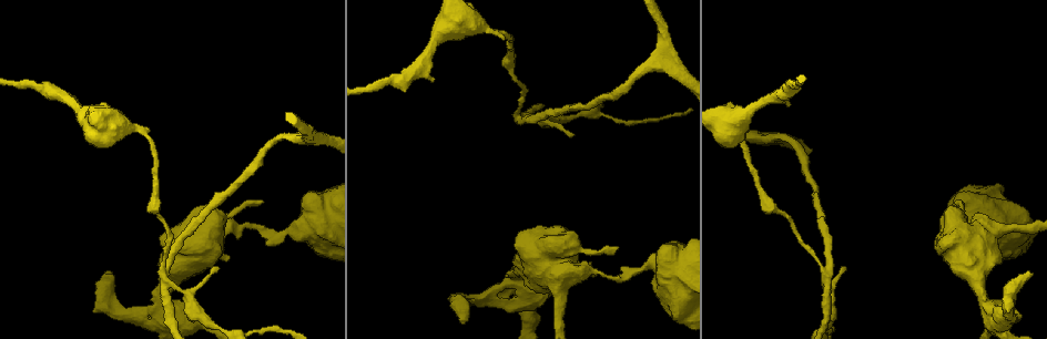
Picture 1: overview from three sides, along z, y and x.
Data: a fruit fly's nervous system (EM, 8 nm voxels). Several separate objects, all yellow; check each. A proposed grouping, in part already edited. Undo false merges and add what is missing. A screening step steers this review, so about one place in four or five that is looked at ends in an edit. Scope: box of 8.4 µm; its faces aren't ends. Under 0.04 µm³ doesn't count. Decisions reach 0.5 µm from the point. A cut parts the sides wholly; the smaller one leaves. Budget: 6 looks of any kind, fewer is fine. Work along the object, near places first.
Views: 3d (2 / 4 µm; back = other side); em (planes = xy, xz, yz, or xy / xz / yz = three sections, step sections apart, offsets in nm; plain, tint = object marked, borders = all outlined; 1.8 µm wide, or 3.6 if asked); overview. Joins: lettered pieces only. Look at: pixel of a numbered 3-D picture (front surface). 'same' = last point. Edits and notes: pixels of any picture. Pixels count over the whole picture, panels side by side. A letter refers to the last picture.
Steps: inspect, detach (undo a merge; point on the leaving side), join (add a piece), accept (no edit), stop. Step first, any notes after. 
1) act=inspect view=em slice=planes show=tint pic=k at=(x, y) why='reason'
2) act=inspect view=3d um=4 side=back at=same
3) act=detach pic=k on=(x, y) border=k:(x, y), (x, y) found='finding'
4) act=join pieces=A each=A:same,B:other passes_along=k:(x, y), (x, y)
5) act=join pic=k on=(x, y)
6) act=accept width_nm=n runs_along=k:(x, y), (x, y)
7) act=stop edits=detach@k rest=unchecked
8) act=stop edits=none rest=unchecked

act=inspect view=em um=3.6 slice=planes show=tint pic=1 at=(568, 273)

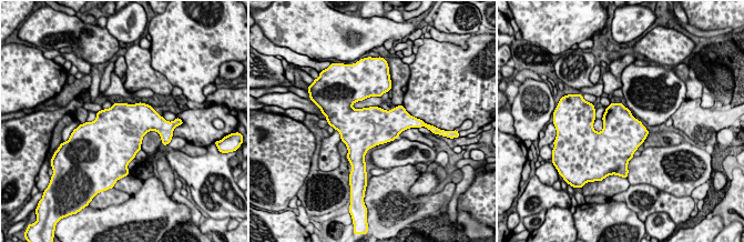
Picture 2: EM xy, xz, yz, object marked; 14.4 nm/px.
act=inspect view=em um=3.6 slice=planes show=borders at=same why='what lies round it'

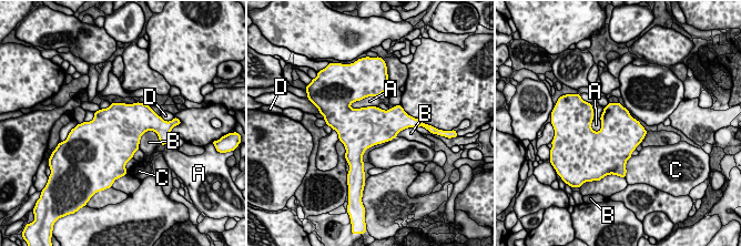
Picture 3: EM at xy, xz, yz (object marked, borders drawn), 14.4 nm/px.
act=accept each=A:other,B:other,C:other,D:other border=3:(378, 95), (356, 100), (349, 108) found='all the same neuron'

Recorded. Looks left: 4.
act=inspect view=3d um=2 pic=1 at=(519, 107) why='four-way junction'

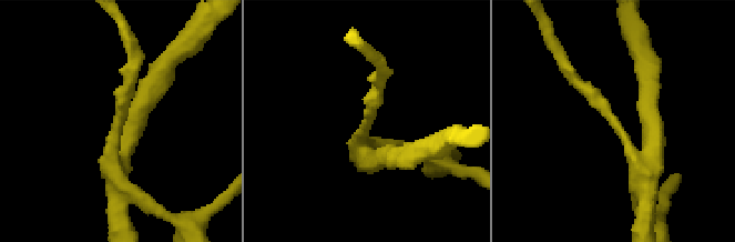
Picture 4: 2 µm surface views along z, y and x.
act=inspect view=em slice=planes show=borders pic=4 at=(619, 127)

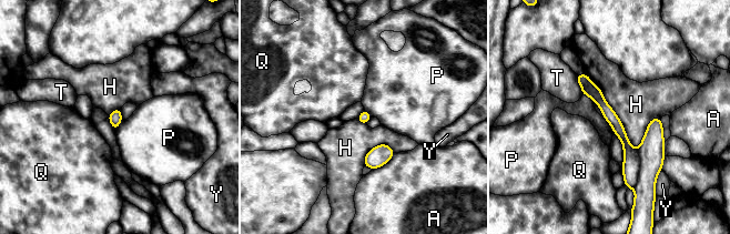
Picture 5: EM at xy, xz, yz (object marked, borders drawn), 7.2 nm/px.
act=detach pic=5 on=(651, 154) each=A:other,H:other,P:other,Q:other,T:other,Y:other border=5:(638, 149), (639, 174), (632, 187) found='a second neuron is stuck on'

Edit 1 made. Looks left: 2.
act=inspect view=3d um=2 pic=1 at=(139, 131) why='thick turns thin'

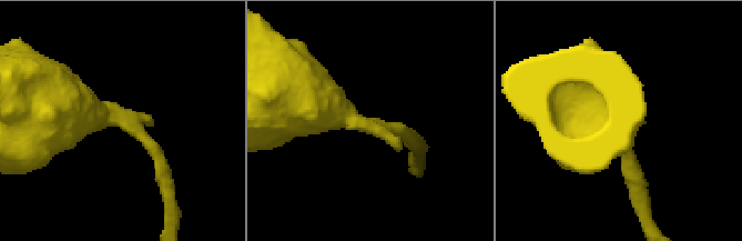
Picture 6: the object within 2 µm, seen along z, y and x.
act=inspect view=em slice=planes show=borders pic=6 at=(373, 125) why='now the EM'

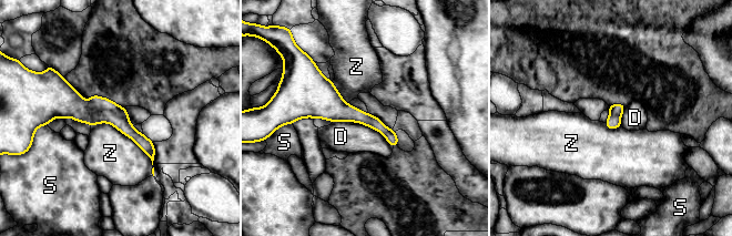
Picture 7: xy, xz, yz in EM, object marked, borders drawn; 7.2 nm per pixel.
act=accept each=D:other,S:other,Z:other border=7:(333, 121), (361, 122), (393, 147) found='one neuron here'

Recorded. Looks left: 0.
act=stop edits=detach@5 rest=unchecked

